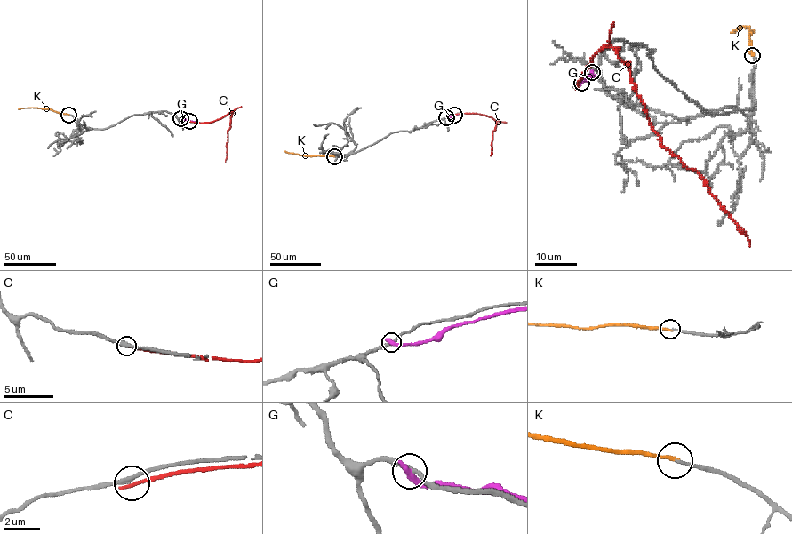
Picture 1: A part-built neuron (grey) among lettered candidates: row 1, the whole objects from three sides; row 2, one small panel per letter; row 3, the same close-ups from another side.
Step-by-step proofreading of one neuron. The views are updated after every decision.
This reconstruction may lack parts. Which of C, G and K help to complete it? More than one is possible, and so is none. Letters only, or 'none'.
K

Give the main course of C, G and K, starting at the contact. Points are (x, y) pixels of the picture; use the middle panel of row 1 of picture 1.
C: (454, 115), (476, 113), (494, 120), (497, 124), (492, 131), (490, 155)
G: (446, 117), (461, 114)
K: (334, 156), (306, 155), (284, 151)

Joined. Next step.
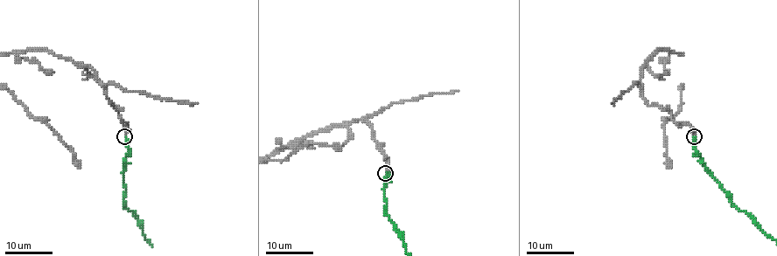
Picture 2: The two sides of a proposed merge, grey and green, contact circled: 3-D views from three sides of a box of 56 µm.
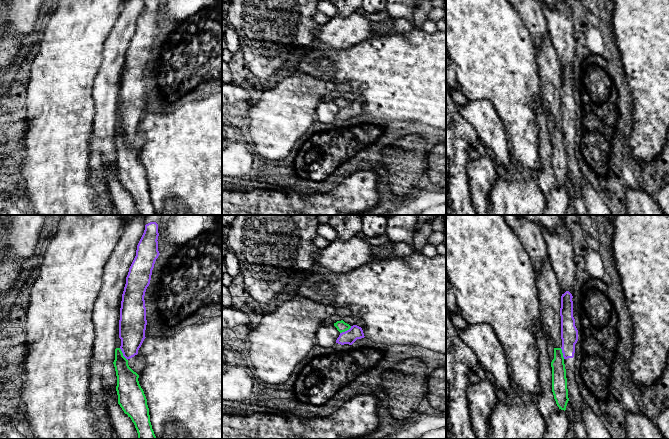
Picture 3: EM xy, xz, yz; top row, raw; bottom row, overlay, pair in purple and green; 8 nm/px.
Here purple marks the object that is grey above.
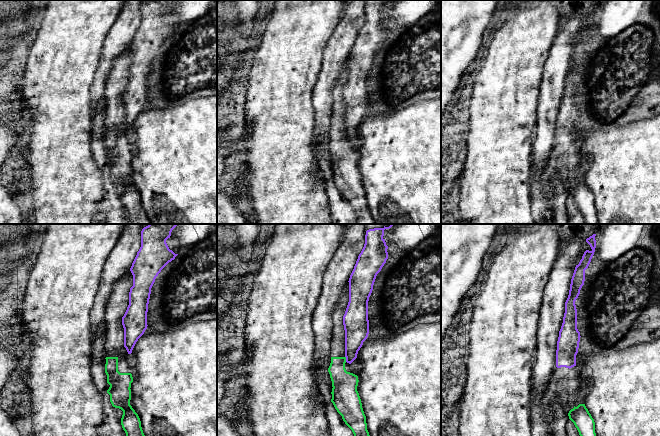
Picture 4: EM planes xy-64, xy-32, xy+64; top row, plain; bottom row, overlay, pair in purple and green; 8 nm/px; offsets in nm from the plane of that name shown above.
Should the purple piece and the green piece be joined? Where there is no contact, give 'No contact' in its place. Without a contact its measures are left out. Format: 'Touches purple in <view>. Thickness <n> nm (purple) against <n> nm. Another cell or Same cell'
Touches purple in xy. Thickness 220 nm (purple) against 180 nm. Another cell

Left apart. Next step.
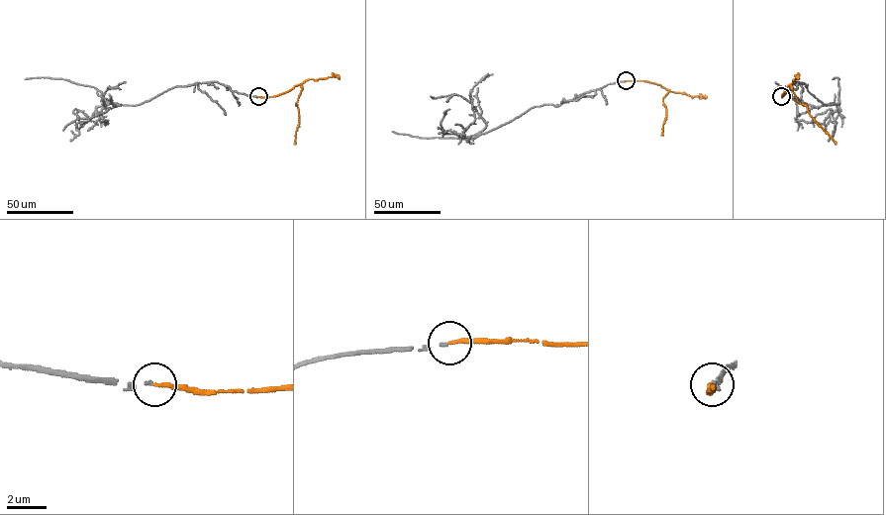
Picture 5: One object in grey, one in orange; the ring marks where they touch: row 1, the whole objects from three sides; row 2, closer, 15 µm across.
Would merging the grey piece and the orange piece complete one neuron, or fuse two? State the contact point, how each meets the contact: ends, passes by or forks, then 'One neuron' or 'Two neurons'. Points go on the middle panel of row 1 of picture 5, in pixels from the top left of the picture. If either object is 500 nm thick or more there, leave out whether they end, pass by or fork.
Place: (626, 80). At the ring grey ends. At the ring orange ends. One neuron

